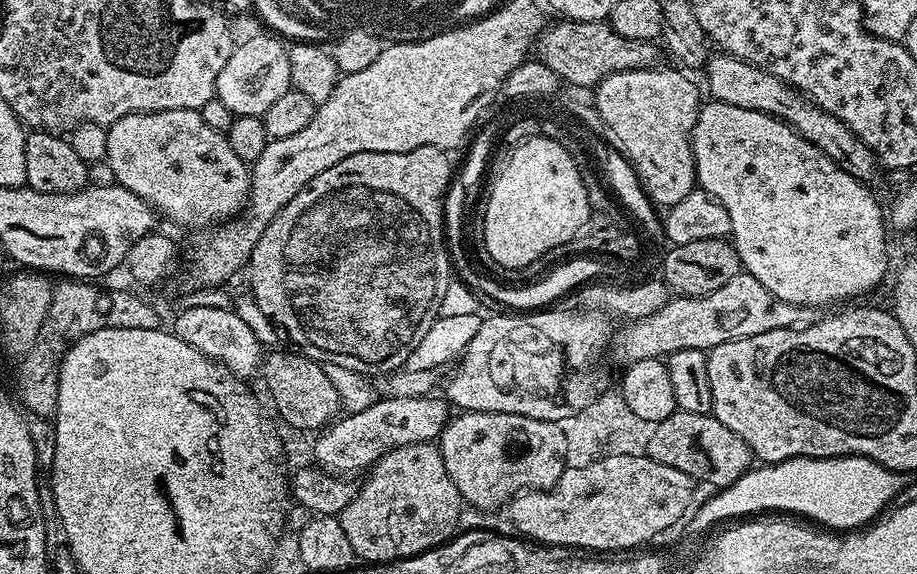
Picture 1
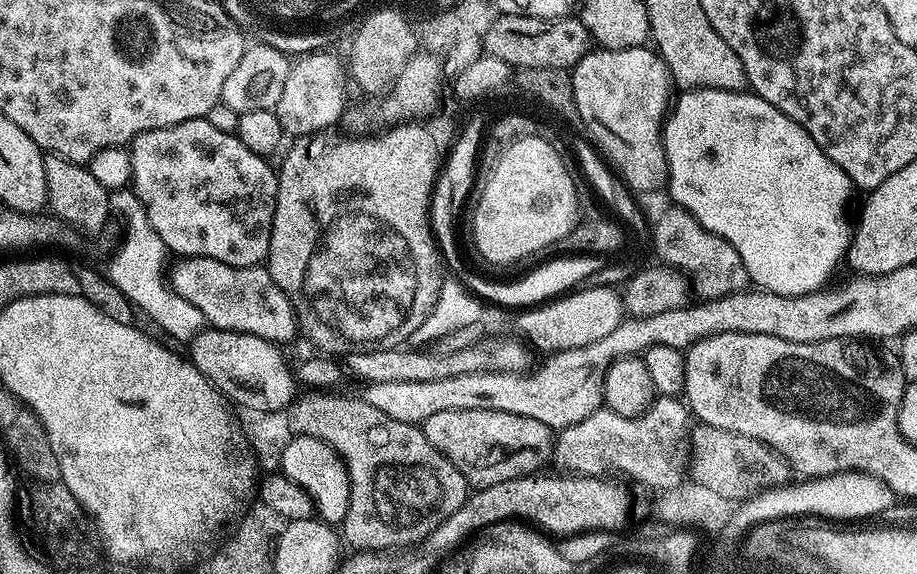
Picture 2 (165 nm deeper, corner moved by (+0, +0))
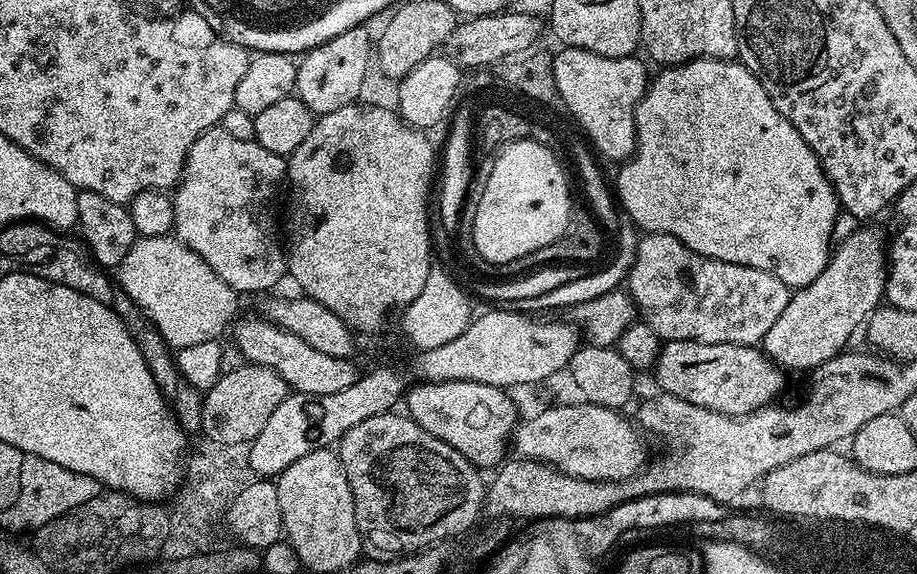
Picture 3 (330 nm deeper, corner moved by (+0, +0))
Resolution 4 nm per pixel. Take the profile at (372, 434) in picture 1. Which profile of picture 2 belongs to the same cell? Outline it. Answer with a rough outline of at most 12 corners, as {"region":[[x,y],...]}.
{"region":[[293,435],[279,471],[312,500],[315,515],[343,525],[350,478],[326,442]]}

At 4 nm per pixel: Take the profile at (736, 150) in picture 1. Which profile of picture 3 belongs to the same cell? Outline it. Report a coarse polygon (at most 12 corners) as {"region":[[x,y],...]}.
{"region":[[735,59],[651,77],[623,215],[804,288],[842,209]]}

